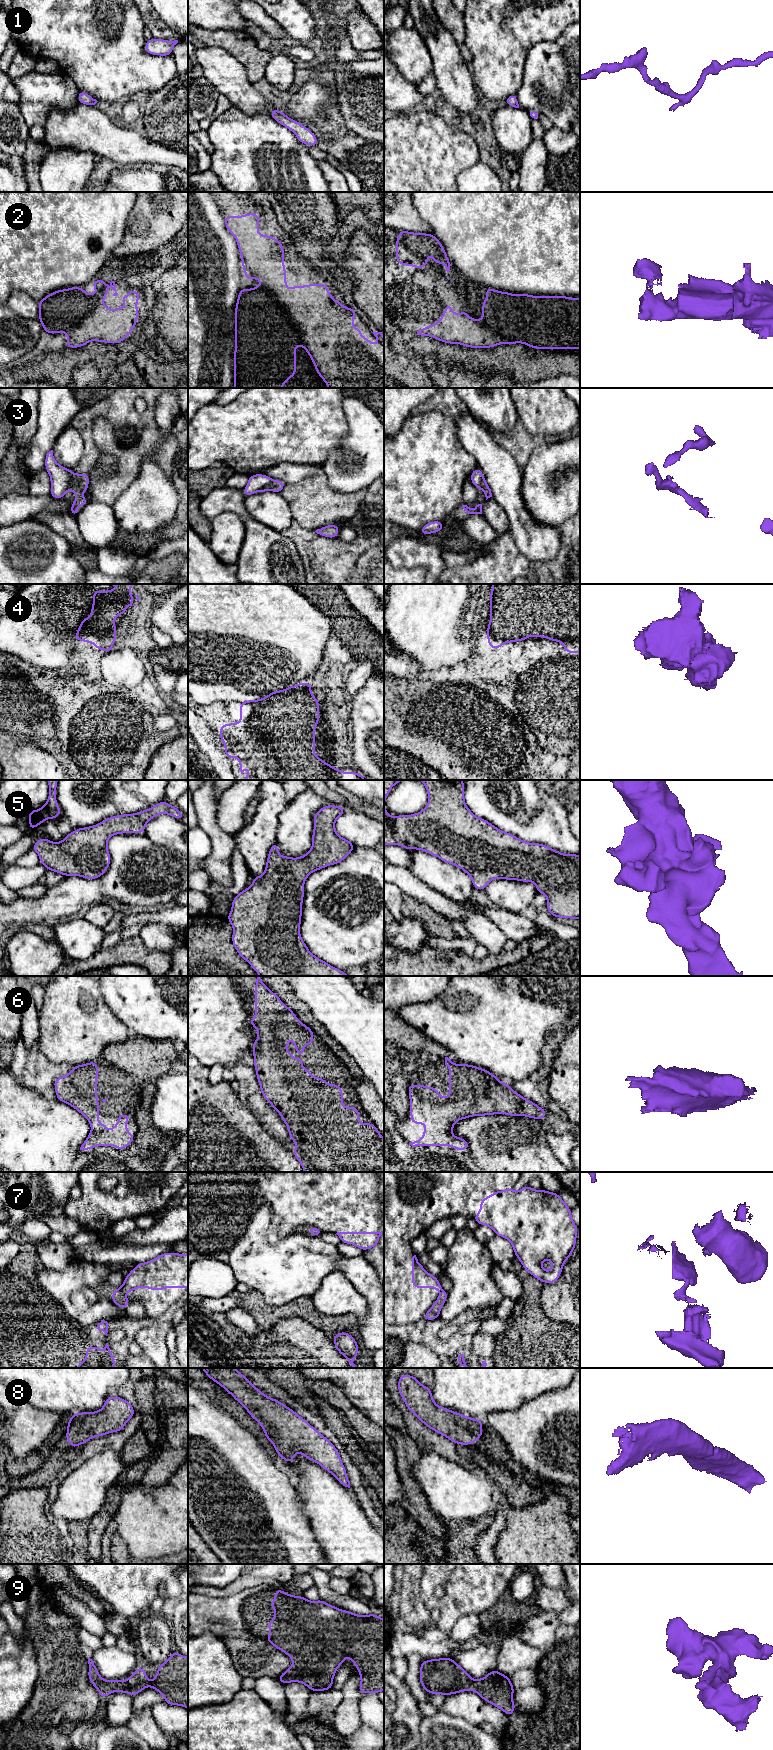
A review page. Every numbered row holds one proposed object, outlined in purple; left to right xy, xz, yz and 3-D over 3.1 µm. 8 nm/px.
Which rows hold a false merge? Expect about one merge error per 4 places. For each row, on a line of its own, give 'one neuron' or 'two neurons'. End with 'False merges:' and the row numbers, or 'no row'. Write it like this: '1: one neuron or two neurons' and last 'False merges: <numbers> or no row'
1: one neuron
2: one neuron
3: two neurons
4: one neuron
5: one neuron
6: one neuron
7: two neurons
8: one neuron
9: one neuron
False merges: 3, 7

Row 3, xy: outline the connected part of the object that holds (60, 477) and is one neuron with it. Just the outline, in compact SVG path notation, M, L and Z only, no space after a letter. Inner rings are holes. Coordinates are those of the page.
M53 450L49 451L45 457L45 469L50 475L50 495L54 499L64 497L67 491L70 490L75 472L58 464L54 458Z

